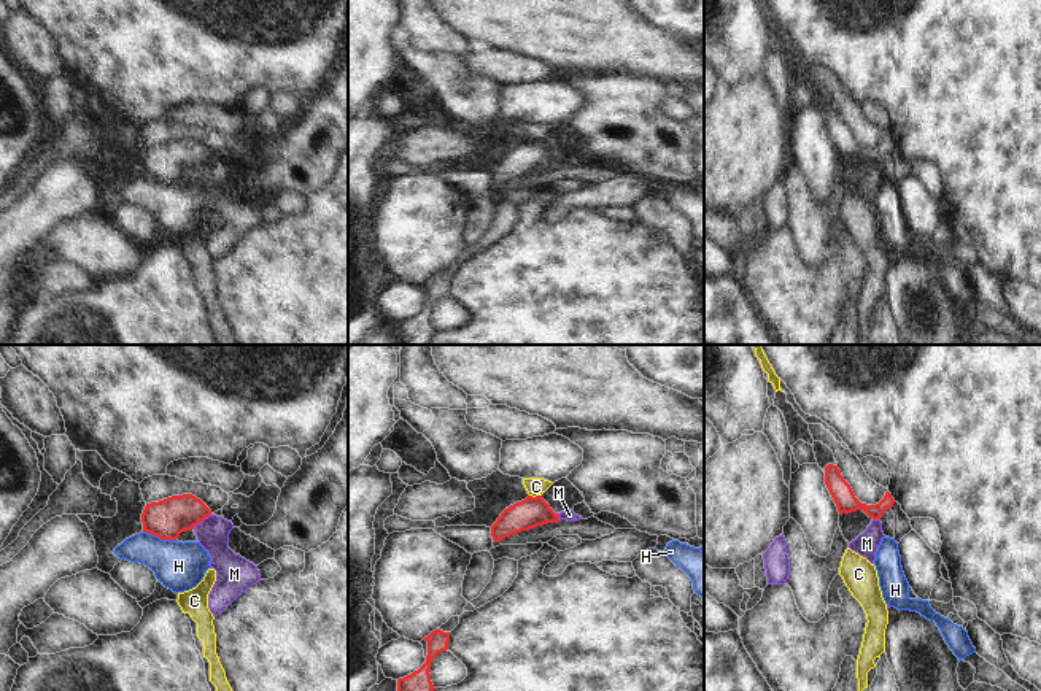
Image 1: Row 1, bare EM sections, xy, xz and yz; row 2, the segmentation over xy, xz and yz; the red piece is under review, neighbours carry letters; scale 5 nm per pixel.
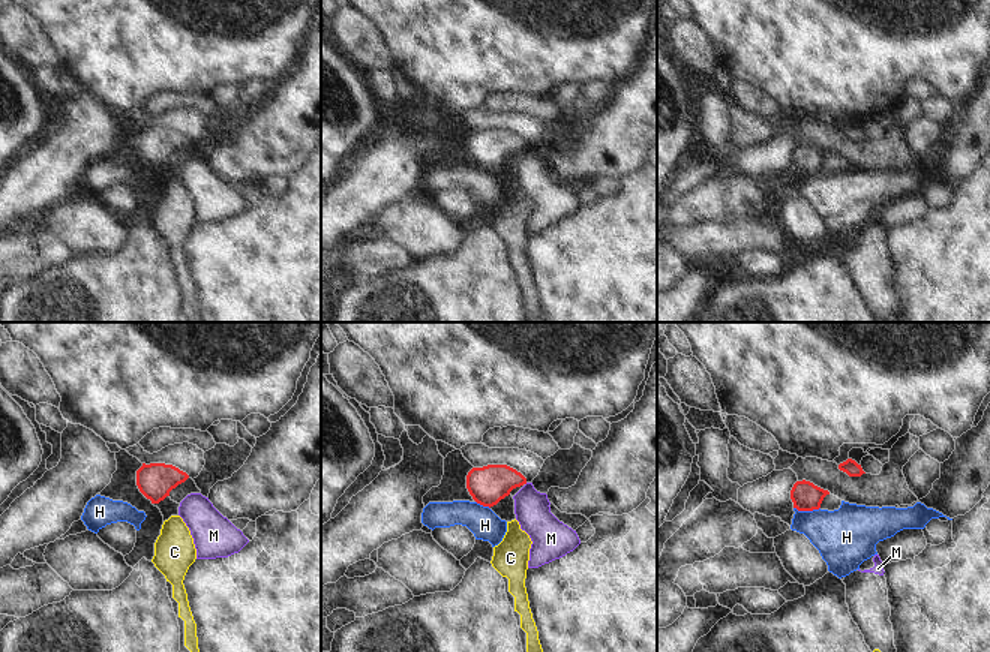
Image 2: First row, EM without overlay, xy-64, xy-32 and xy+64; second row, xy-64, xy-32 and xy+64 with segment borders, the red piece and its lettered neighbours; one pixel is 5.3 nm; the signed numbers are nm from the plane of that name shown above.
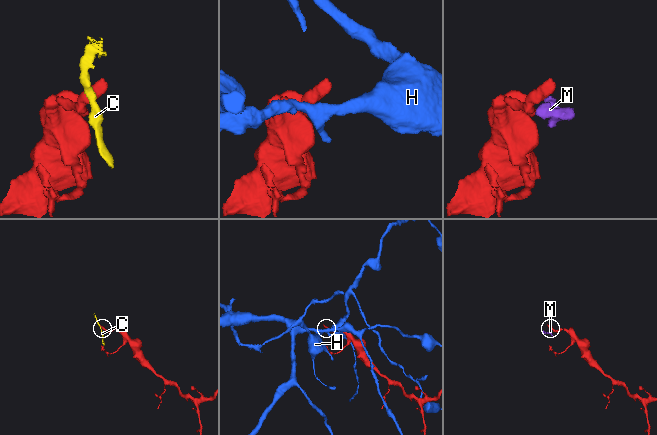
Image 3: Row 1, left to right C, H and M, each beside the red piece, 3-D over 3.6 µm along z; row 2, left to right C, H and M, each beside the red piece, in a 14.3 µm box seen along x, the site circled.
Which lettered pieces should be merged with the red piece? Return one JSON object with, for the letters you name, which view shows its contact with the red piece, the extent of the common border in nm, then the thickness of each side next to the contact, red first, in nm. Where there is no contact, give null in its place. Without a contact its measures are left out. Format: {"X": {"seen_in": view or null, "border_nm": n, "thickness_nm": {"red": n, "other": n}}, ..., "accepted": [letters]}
{"accepted": []}

